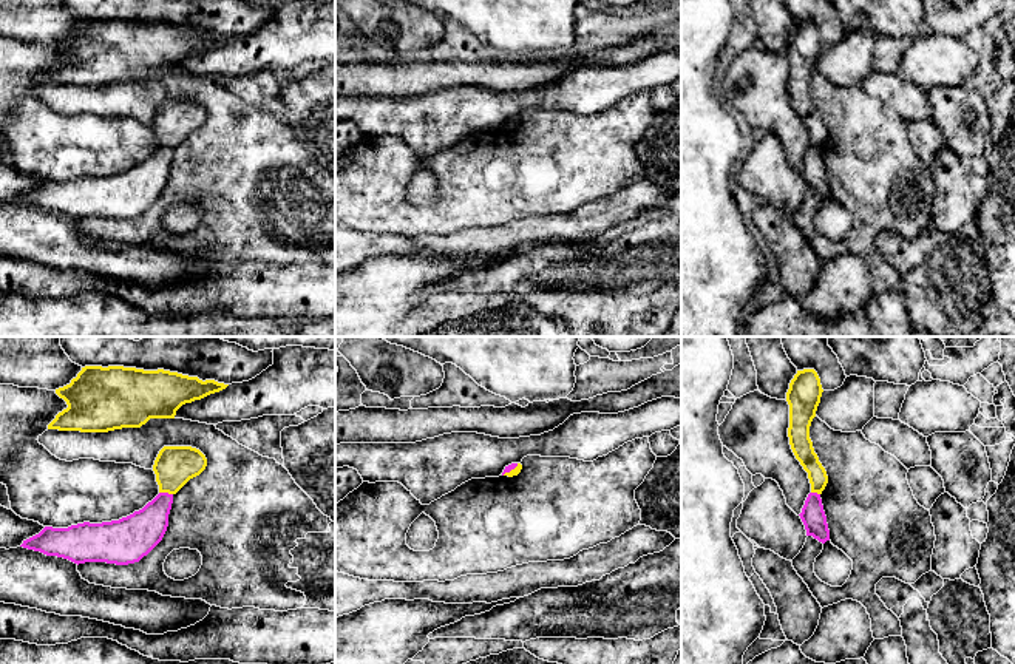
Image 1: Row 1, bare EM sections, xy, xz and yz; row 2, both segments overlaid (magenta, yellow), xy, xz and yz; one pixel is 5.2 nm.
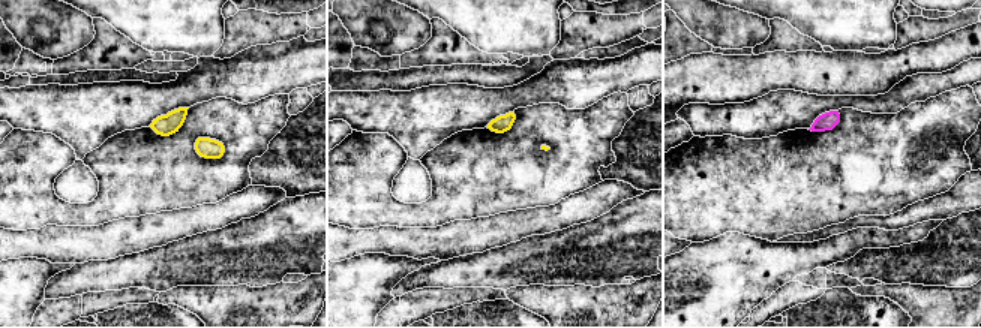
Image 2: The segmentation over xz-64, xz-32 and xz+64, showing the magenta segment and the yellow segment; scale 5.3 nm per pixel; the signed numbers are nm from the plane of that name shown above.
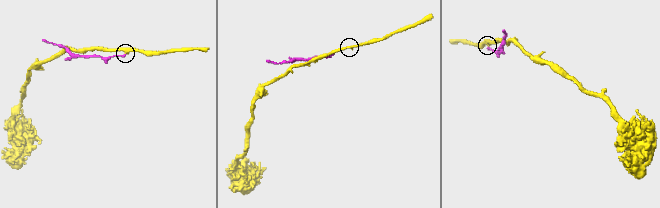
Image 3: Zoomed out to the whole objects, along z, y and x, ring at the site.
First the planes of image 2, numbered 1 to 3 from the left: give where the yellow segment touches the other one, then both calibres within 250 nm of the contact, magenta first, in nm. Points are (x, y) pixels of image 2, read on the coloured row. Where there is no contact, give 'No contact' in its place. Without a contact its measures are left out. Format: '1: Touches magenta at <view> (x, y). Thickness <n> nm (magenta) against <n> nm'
1: No contact
2: No contact
3: No contact

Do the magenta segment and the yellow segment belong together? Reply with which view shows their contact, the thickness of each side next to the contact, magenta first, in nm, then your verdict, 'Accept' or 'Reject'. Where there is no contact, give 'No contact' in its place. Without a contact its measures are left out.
Touches magenta in xy. Thickness 220 nm (magenta) against 200 nm. Reject

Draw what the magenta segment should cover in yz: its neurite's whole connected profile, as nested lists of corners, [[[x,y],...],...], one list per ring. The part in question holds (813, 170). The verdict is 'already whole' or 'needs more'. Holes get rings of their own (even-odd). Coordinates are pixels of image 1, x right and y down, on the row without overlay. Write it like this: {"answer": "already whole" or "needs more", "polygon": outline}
{"answer": "already whole", "polygon": [[[810,147],[799,170],[805,179],[806,190],[813,190],[822,198],[830,195],[830,184],[820,148]]]}

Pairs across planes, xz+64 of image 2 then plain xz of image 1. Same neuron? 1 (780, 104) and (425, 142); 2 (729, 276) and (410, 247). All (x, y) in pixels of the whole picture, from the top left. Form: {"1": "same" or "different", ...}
{"1": "same", "2": "different"}

